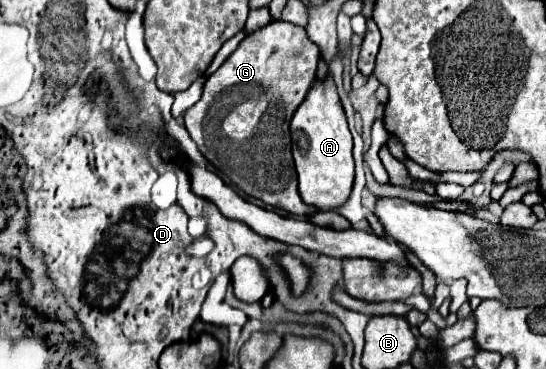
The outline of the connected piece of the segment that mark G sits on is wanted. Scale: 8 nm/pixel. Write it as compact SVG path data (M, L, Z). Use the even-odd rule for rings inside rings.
M272 21L240 41L224 65L206 79L200 101L184 115L198 151L240 191L304 217L318 209L300 201L288 125L316 77L318 55L320 49L300 25Z

